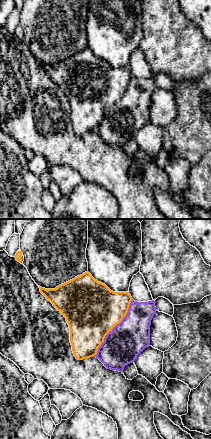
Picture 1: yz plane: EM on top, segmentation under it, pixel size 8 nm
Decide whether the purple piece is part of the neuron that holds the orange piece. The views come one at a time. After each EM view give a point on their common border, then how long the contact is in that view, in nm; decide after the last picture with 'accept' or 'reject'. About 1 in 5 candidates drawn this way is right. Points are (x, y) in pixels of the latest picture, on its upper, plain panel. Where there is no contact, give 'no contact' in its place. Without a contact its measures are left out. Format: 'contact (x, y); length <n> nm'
contact (113, 103); length 550 nm

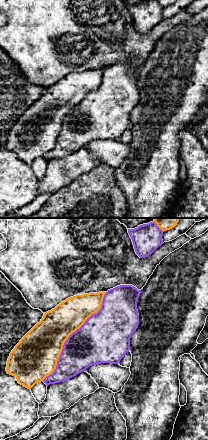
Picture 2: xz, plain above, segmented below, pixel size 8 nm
contact (69, 111); length 900 nm

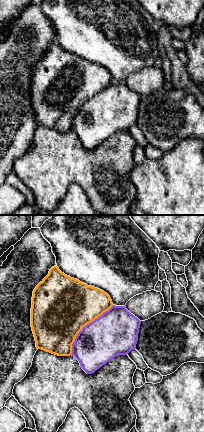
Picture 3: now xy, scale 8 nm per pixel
contact (84, 102); length 550 nm

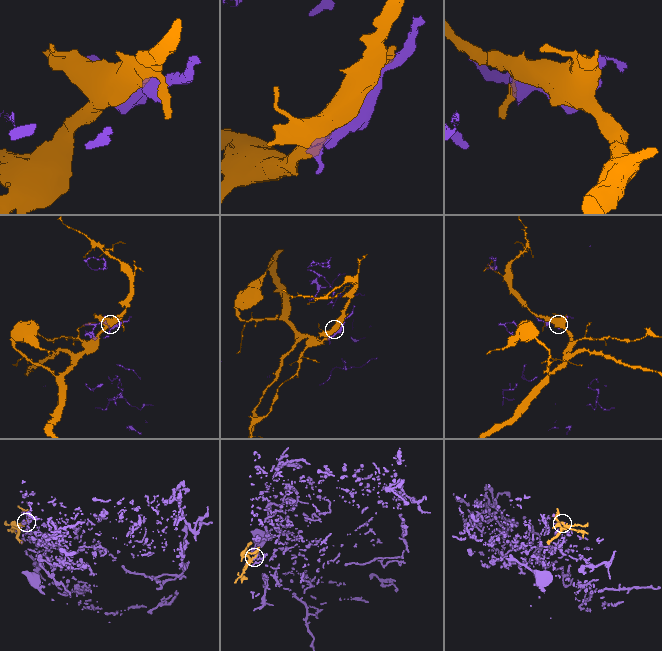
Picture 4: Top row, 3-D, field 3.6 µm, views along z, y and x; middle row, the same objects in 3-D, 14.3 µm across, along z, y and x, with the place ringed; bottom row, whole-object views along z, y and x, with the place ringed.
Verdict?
reject

